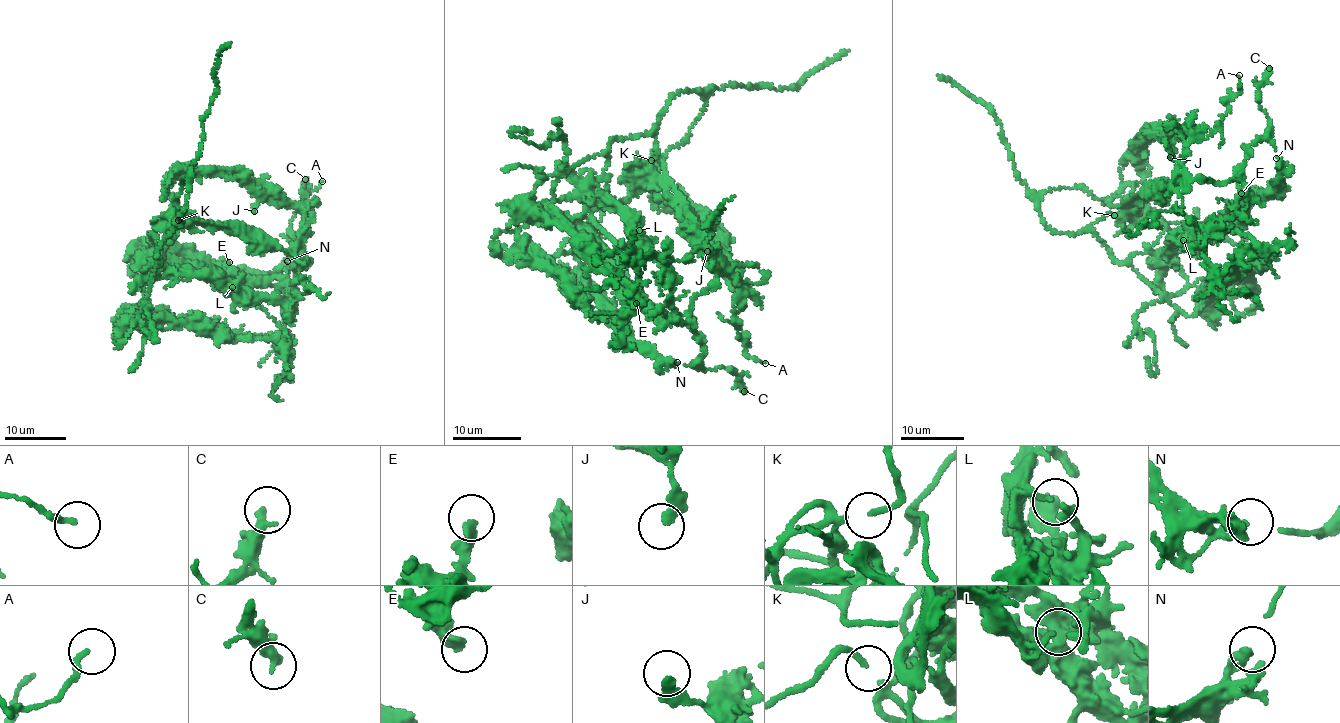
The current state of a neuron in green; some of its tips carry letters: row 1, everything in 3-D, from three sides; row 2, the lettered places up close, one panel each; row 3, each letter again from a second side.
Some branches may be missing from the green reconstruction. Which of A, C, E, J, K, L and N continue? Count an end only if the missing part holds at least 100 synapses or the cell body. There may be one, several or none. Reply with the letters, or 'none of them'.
none of them

